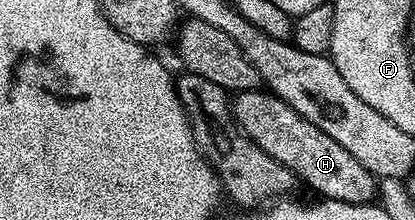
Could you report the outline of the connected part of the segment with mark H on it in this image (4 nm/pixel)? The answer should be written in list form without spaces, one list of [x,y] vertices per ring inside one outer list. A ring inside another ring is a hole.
[[[252,90],[249,92],[240,92],[234,97],[233,111],[235,121],[239,123],[239,128],[247,135],[250,140],[269,158],[281,162],[300,181],[303,180],[324,200],[336,200],[337,202],[349,202],[350,204],[369,204],[377,196],[377,177],[345,146],[333,142],[325,130],[313,126],[293,106],[286,104],[284,100],[279,100],[272,92],[266,90]]]

